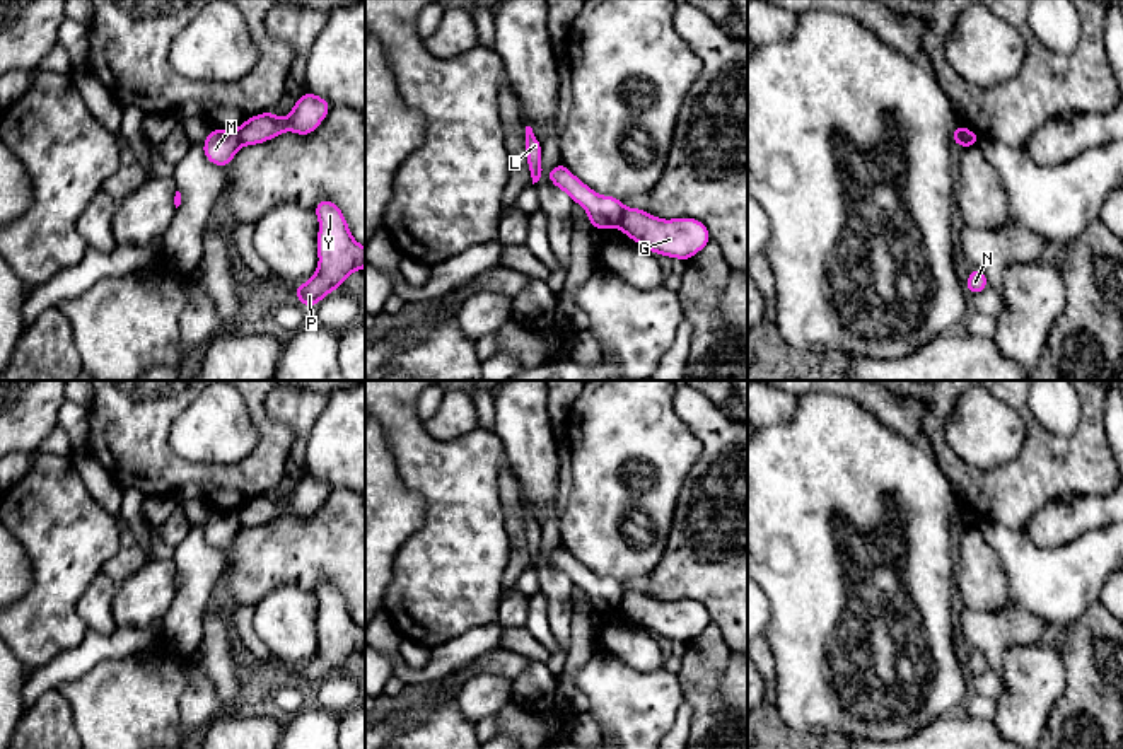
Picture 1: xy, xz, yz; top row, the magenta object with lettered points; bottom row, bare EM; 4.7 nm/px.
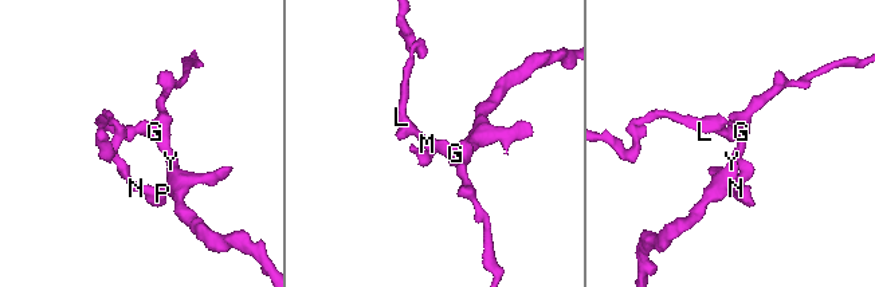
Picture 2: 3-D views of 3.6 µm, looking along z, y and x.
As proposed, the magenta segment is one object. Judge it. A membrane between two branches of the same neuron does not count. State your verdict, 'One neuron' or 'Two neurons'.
Two neurons

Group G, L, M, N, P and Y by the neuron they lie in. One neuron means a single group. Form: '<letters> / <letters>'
G N P Y / L M

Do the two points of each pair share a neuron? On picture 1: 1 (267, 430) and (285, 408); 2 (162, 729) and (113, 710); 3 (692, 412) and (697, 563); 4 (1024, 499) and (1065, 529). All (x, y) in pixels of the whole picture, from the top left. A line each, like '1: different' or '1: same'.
1: different
2: same
3: same
4: different

